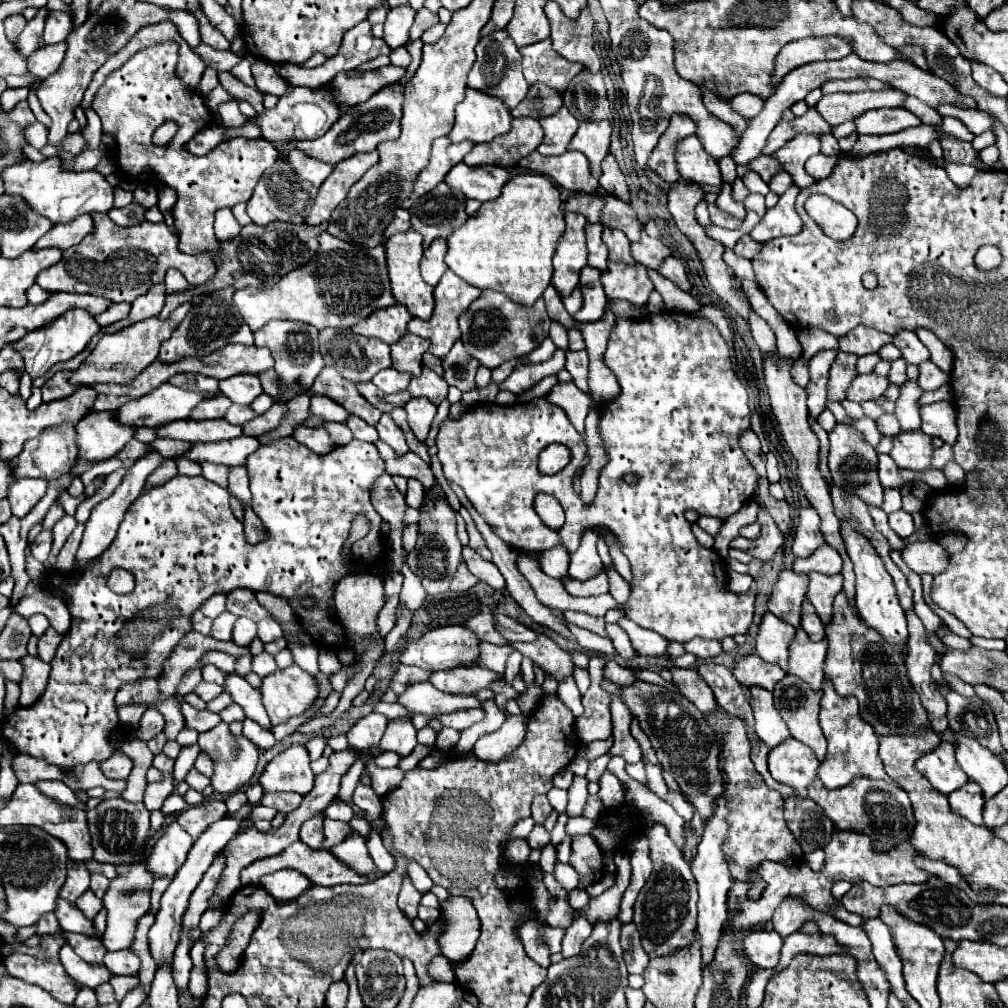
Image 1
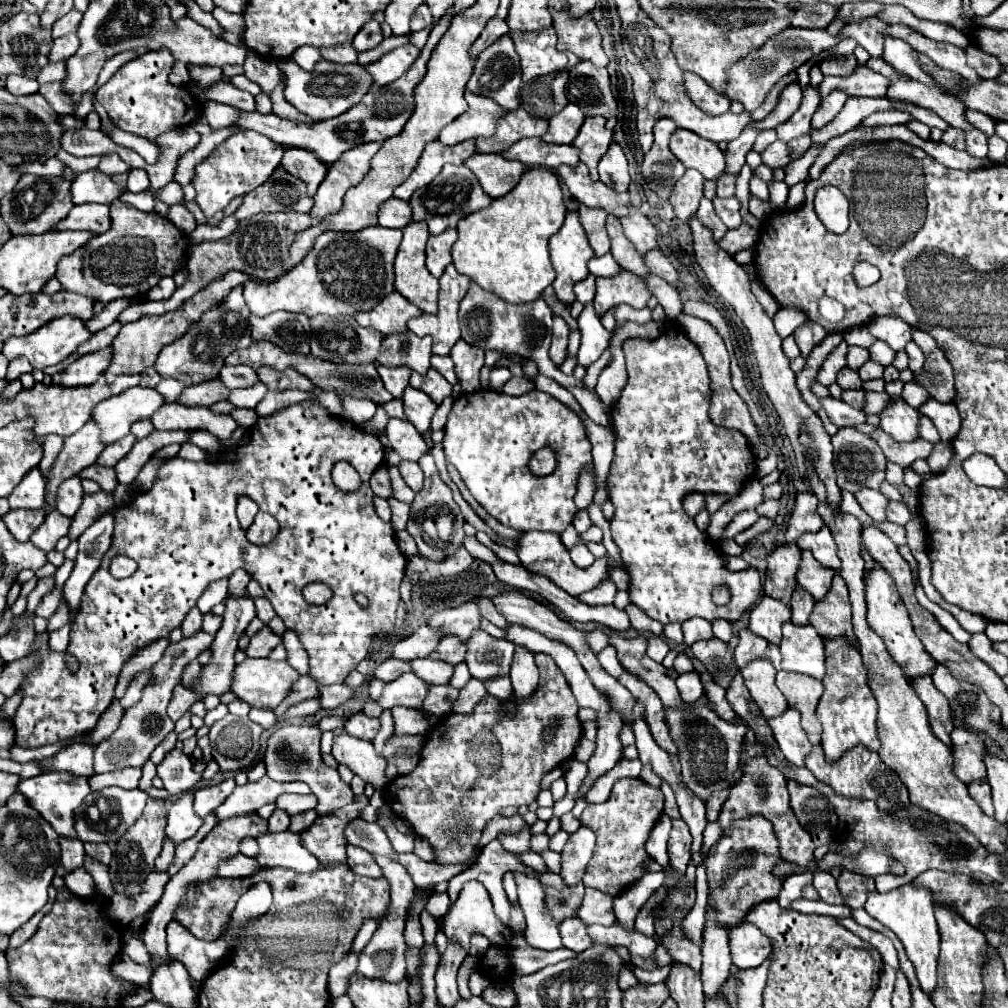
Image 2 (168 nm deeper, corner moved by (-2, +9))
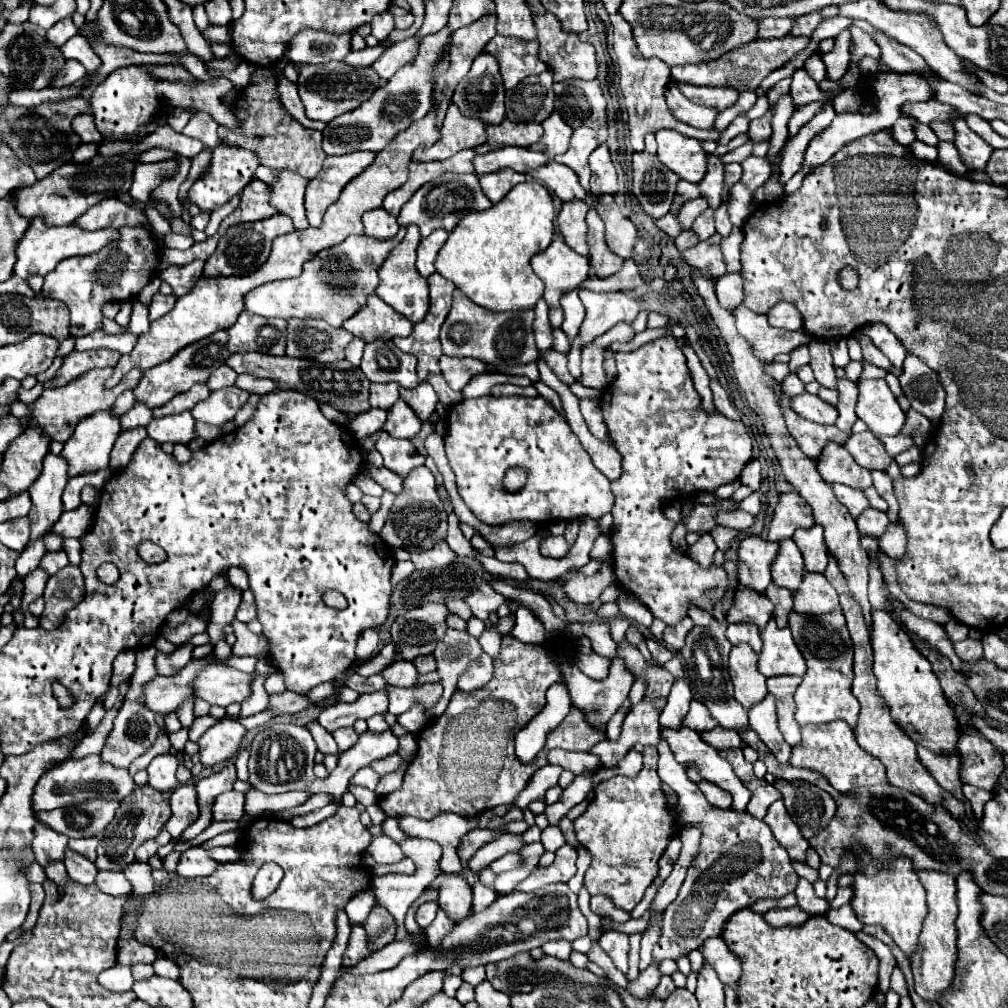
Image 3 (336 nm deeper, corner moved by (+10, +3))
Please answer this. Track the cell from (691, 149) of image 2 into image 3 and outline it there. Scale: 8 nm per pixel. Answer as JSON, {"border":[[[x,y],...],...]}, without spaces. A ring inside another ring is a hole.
{"border":[[[659,130],[657,134],[657,156],[673,170],[681,180],[701,182],[707,174],[707,154],[701,142],[677,134],[675,130]]]}

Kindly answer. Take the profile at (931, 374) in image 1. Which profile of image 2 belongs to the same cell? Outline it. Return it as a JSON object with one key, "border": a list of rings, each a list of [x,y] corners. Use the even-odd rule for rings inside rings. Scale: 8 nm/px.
{"border":[[[909,342],[907,348],[905,348],[905,352],[907,352],[907,356],[909,356],[909,370],[919,372],[919,370],[923,368],[923,362],[925,362],[925,356],[923,356],[921,348],[917,348],[917,344]]]}

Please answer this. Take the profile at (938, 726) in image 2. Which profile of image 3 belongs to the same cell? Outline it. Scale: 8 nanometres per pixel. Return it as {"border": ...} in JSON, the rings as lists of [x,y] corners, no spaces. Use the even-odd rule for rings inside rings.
{"border":[[[917,746],[917,756],[921,760],[921,764],[929,770],[929,774],[933,774],[933,778],[937,780],[937,784],[953,794],[957,794],[957,798],[965,800],[963,792],[961,792],[961,782],[959,782],[959,758],[953,754],[935,754],[929,748]]]}

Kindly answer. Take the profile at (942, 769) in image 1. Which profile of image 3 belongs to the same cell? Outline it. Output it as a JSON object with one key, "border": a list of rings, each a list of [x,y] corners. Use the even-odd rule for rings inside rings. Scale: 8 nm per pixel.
{"border":[[[961,734],[957,740],[957,754],[961,760],[961,782],[977,788],[993,790],[1003,770],[1001,754],[977,734]]]}

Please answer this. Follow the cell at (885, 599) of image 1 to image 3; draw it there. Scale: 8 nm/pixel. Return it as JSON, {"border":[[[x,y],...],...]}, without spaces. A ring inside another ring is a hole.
{"border":[[[873,610],[871,622],[871,648],[873,648],[873,674],[877,678],[877,688],[891,708],[893,718],[909,732],[913,742],[933,750],[933,752],[955,752],[955,742],[959,738],[959,722],[953,716],[953,706],[945,702],[943,690],[937,676],[931,672],[929,660],[913,646],[911,638],[903,628],[893,622],[885,610]]]}

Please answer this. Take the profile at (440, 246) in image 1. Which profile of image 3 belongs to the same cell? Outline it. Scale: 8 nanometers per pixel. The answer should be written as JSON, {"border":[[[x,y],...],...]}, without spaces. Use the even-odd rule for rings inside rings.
{"border":[[[435,230],[431,236],[423,238],[419,248],[417,248],[417,270],[423,278],[431,276],[435,272],[435,258],[441,250],[441,246],[447,240],[447,232],[445,230]]]}

